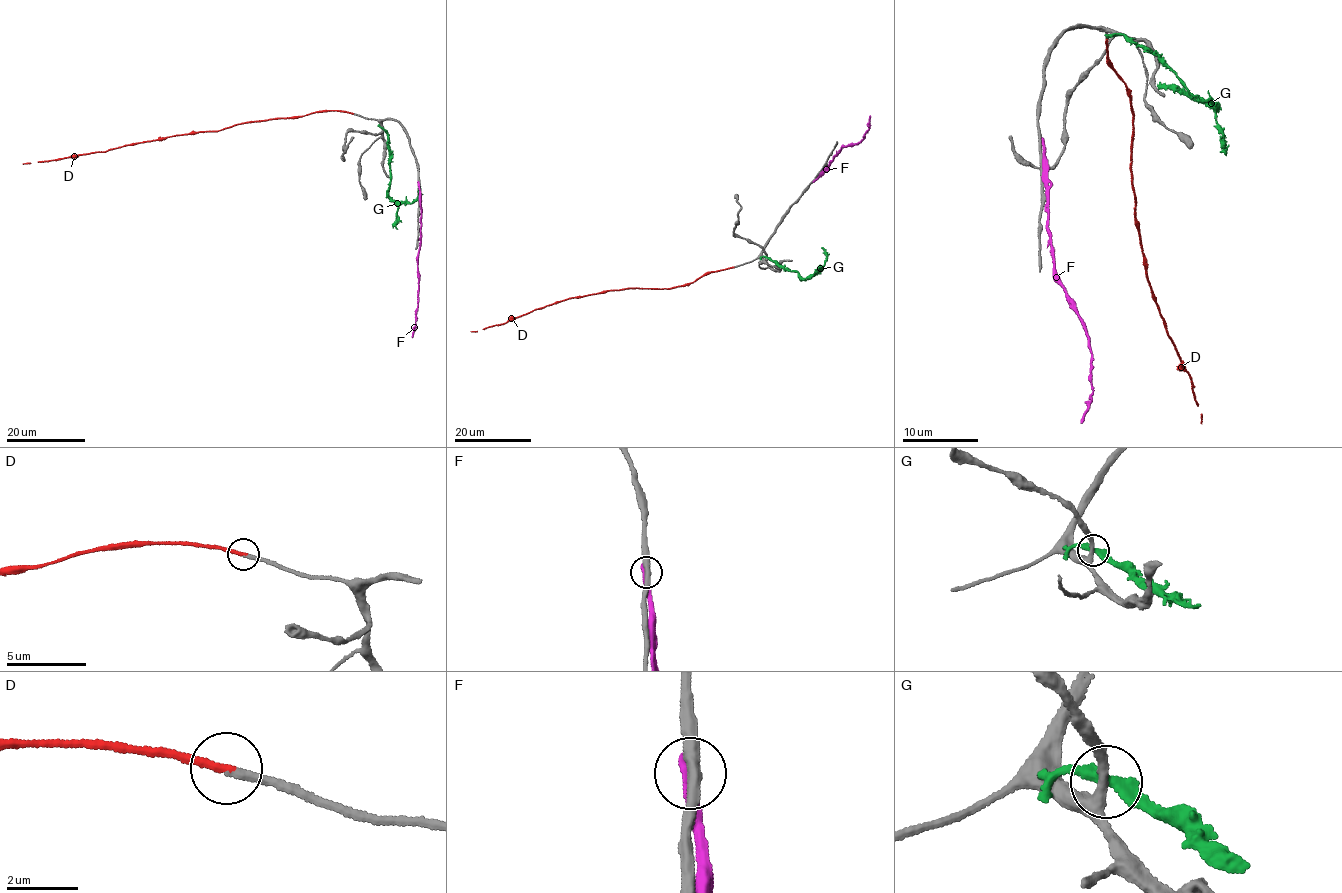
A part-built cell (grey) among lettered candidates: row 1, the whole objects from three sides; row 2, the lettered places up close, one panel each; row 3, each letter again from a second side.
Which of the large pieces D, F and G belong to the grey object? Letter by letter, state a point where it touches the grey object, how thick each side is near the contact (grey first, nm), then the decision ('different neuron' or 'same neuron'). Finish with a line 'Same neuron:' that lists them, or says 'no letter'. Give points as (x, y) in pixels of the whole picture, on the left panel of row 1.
D: meets grey at (352, 113); 240 nm thick on the grey side, 240 nm on the other; same neuron
F: meets grey at (418, 183); 360 nm thick on the grey side, 400 nm on the other; different neuron
G: meets grey at (384, 129); 260 nm thick on the grey side, 320 nm on the other; different neuron
Same neuron: D

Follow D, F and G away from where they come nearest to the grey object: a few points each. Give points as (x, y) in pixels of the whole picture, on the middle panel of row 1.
D: (733, 267), (707, 272), (693, 282), (666, 289), (626, 288), (567, 298), (502, 324), (470, 331)
F: (814, 180), (843, 145), (863, 139), (869, 128), (870, 115)
G: (767, 258), (794, 271), (799, 277), (811, 278), (823, 268), (826, 252), (821, 248)

